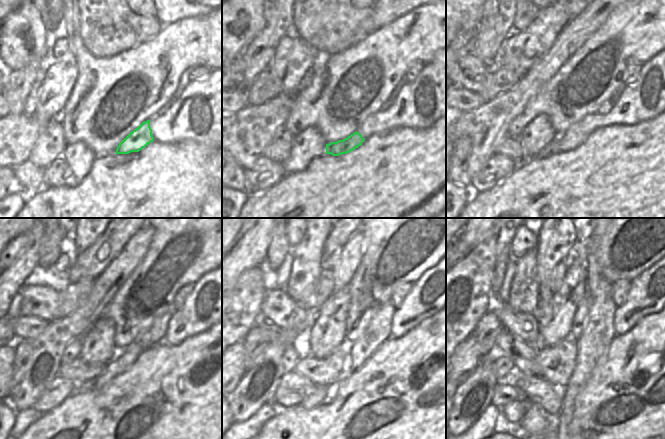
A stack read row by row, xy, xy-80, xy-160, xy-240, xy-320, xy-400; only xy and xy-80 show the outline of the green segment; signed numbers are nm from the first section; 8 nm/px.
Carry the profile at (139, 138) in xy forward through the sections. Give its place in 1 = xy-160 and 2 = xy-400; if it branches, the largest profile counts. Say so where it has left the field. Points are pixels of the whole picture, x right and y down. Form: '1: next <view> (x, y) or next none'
1: next xy-160 (552, 148)
2: next xy-400 (505, 392)

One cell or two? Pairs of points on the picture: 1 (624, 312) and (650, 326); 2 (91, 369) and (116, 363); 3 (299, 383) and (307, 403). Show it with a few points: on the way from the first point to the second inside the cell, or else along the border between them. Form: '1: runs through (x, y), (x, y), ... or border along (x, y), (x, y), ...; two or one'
1: border along (654, 313), (642, 317), (621, 335); two
2: border along (106, 364), (103, 371), (95, 379); two
3: border along (313, 385), (301, 391); two

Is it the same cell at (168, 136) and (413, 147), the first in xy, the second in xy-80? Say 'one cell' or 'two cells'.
two cells

